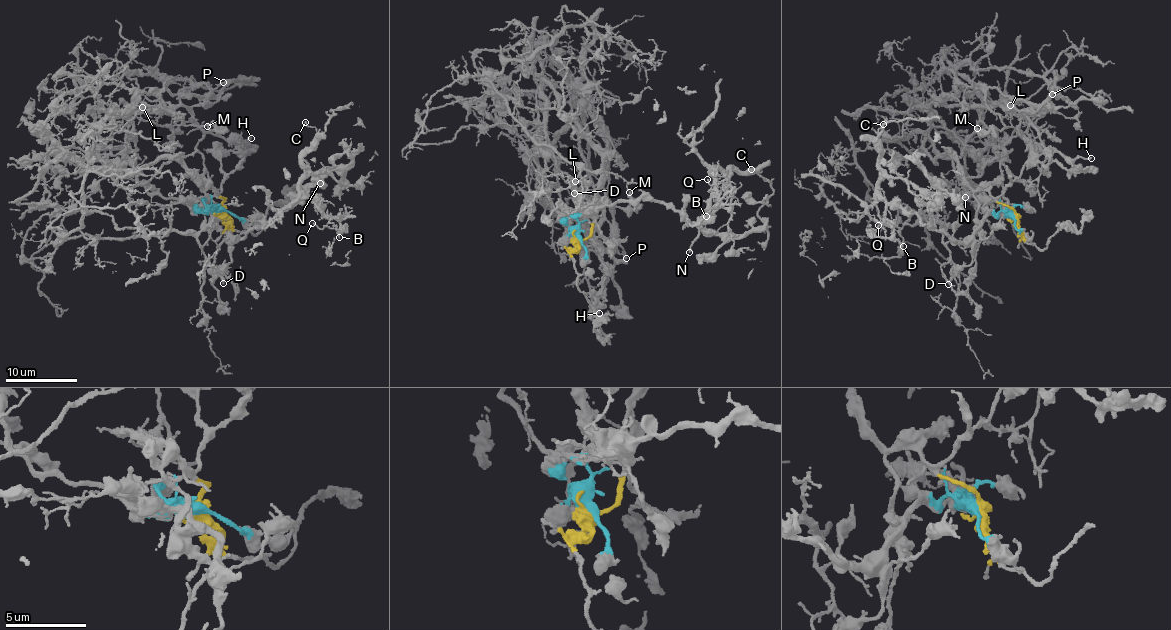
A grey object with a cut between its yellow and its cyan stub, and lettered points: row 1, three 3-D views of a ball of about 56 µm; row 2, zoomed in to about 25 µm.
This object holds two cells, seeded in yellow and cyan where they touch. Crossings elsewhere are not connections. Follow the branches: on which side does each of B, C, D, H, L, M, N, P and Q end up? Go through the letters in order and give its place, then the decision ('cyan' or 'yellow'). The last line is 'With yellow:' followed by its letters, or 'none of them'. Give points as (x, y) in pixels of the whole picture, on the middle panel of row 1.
B: at (706, 216); cyan
C: at (751, 169); cyan
D: at (574, 193); cyan
H: at (599, 313); yellow
L: at (575, 181); yellow
M: at (629, 192); yellow
N: at (689, 252); cyan
P: at (626, 258); yellow
Q: at (707, 179); cyan
With yellow: H, L, M, P

